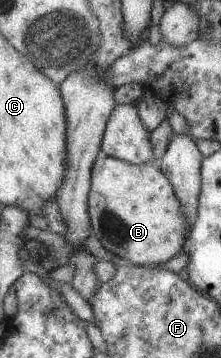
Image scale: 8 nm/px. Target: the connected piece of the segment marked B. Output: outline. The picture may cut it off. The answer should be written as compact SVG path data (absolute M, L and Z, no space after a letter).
M99 153L92 168L88 215L103 248L137 266L159 266L181 254L190 234L173 185L156 162L129 164Z

